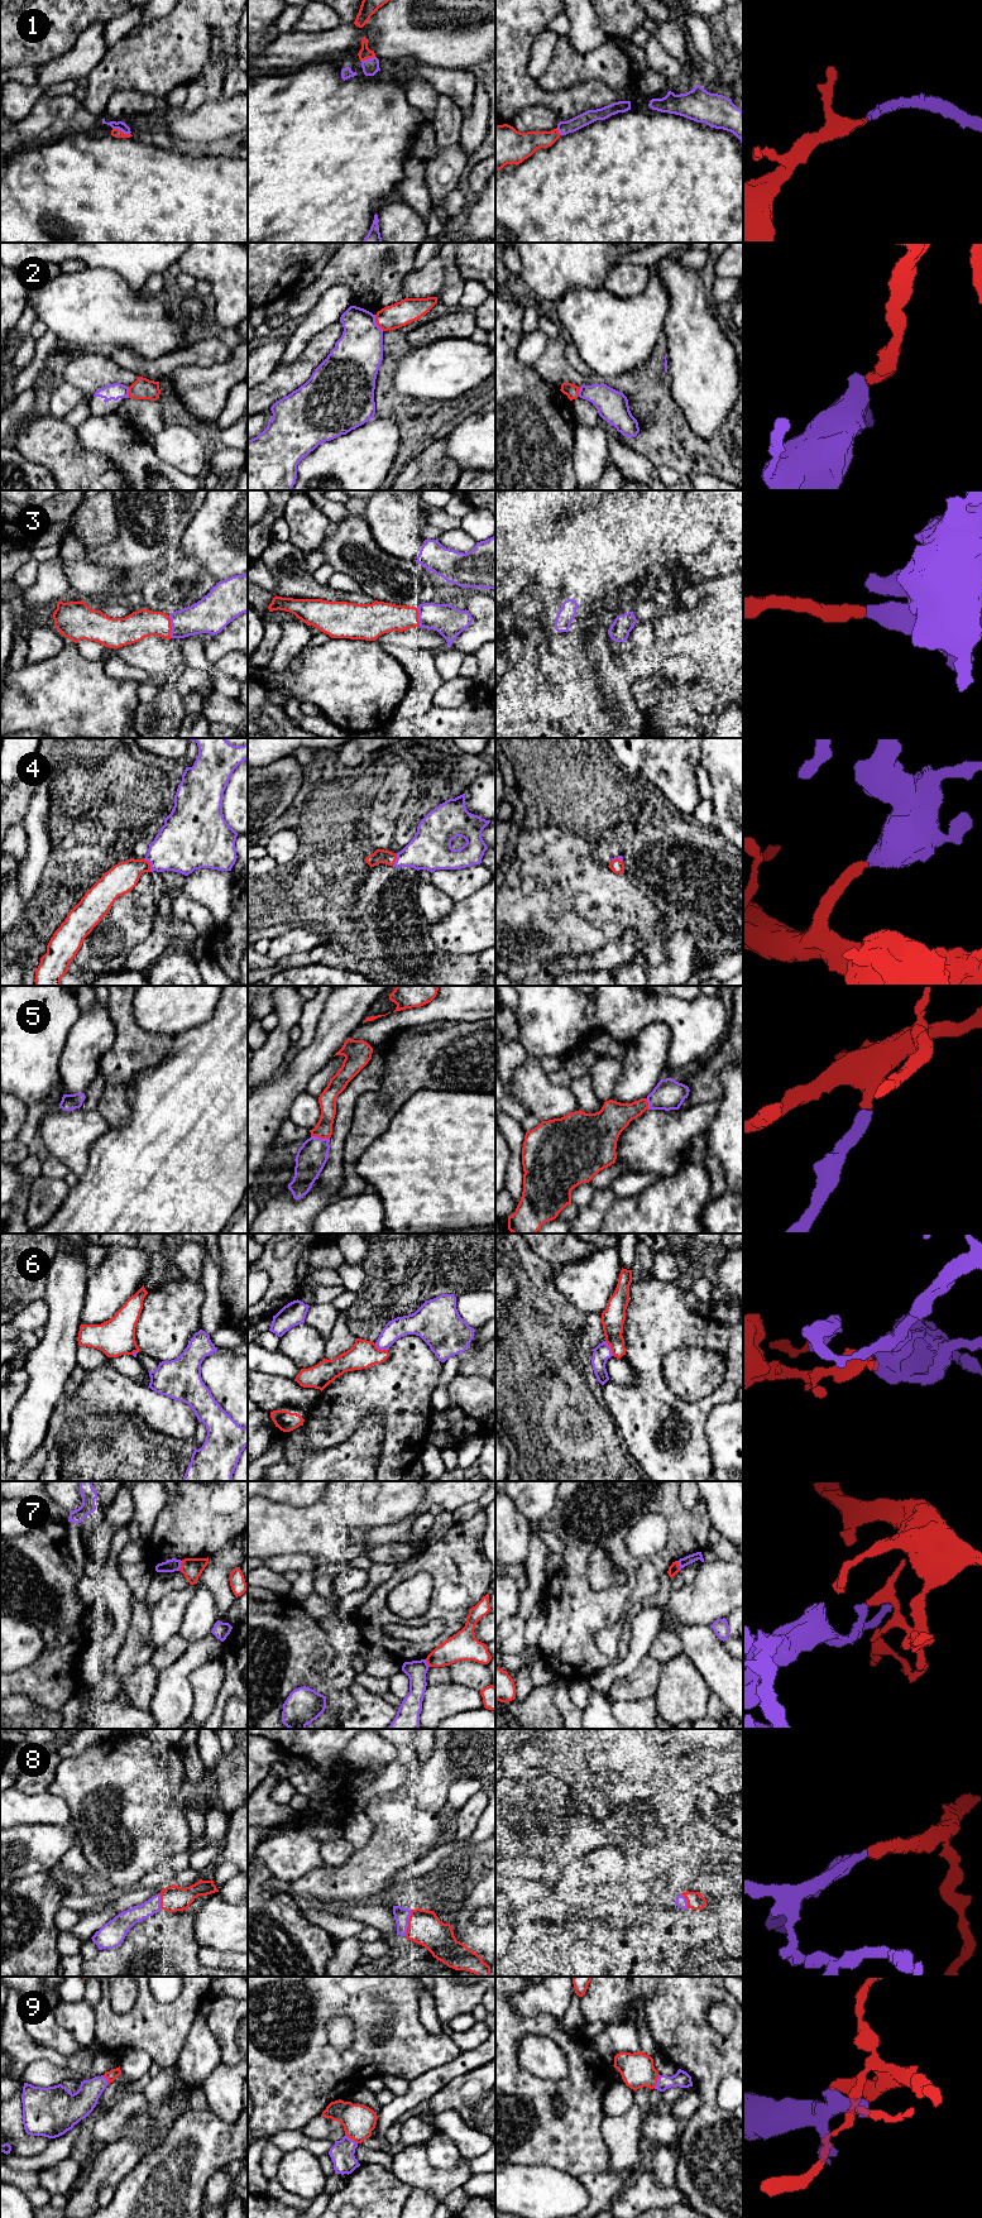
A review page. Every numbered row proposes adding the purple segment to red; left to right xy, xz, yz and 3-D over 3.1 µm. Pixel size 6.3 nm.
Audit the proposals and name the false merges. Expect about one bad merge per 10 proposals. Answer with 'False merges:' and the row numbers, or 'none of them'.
False merges: 2, 6, 7

